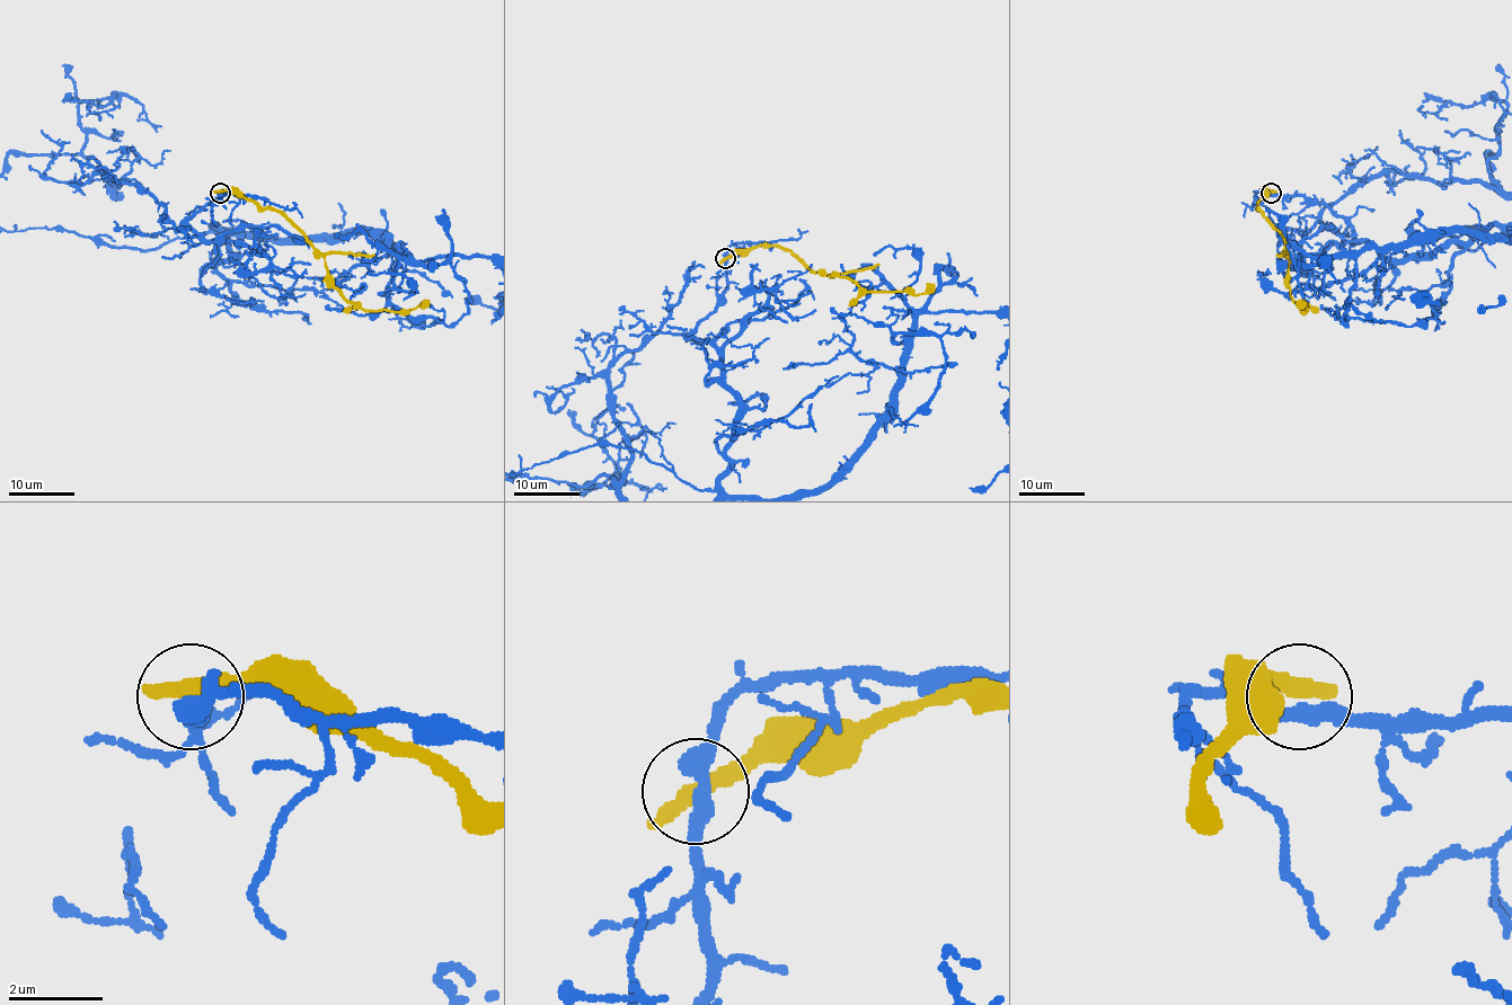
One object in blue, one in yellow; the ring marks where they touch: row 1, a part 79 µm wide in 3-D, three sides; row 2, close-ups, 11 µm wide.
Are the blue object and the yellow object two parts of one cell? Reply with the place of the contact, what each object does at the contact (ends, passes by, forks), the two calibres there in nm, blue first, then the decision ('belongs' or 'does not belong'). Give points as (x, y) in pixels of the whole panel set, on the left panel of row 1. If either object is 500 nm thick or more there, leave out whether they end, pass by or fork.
(220, 193) | blue passes by | yellow ends | 380/480 nm | does not belong

